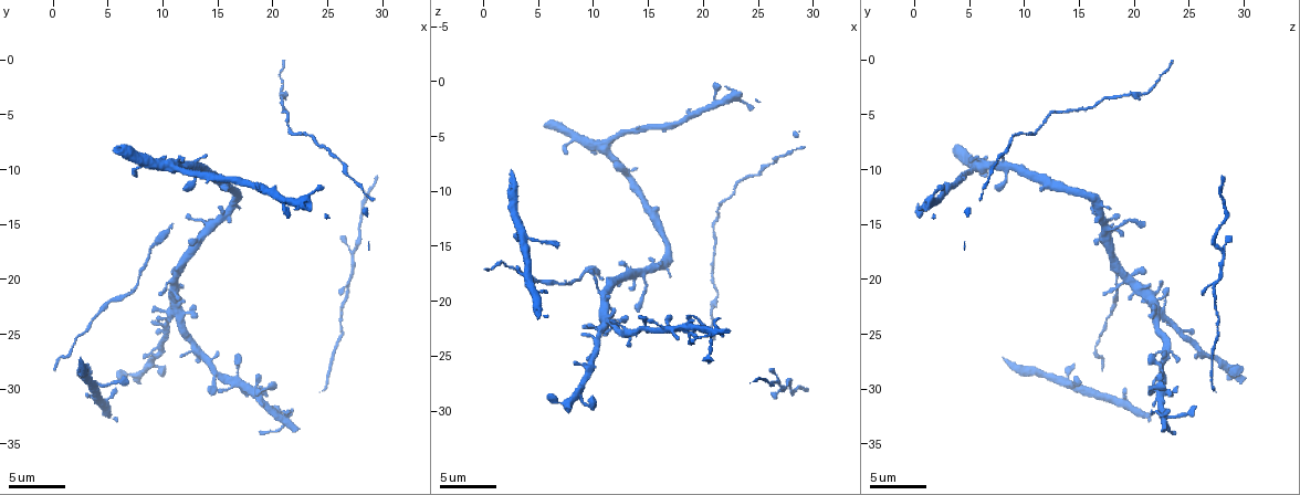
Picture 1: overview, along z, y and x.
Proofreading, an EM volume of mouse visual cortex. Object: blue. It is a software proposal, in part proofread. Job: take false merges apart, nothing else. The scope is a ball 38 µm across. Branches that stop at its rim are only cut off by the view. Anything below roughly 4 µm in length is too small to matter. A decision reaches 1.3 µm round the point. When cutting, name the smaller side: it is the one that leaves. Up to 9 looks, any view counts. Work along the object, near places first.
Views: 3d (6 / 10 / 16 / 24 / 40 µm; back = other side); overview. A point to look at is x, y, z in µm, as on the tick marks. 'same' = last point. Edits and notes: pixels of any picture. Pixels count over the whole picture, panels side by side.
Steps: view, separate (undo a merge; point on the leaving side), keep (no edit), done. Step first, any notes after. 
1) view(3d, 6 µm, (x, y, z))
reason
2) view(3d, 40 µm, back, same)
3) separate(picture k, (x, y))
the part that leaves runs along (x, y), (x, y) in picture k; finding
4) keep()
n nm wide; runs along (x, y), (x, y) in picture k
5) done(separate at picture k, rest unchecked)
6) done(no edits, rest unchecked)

view(3d, 10 µm, (11.2, 10.0, 5.4))
a fork

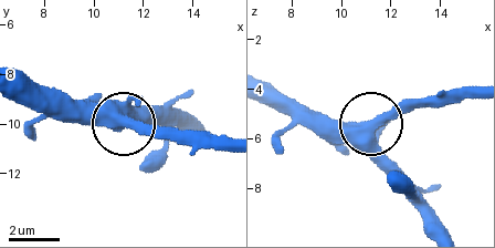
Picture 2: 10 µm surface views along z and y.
keep()
3 arms; runs along (443, 225), (388, 161), (369, 125), (288, 123) in picture 2; one neuron here

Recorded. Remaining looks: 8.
view(3d, 10 µm, (9.2, 16.8, 17.4))
sudden change in width

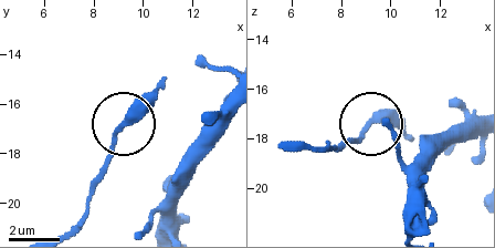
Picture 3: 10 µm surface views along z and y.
keep()
one neuron here

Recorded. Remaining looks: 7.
view(3d, 10 µm, (7.2, 21.0, 18.4))
thick turns thin

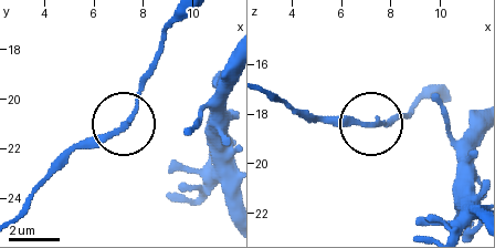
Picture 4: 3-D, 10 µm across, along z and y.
view(3d, 10 µm, back, (7.1, 21.1, 18.4))

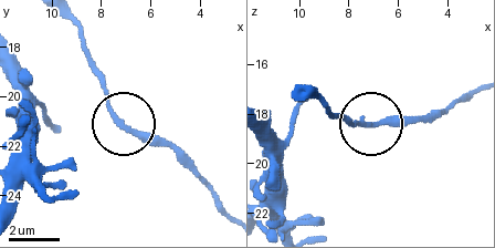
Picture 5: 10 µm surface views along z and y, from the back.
keep()
runs along (67, 19), (112, 109), (174, 151) in picture 5; all the same neuron

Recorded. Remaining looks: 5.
view(3d, 16 µm, (14.0, 15.0, 17.4))
four or more arms meet

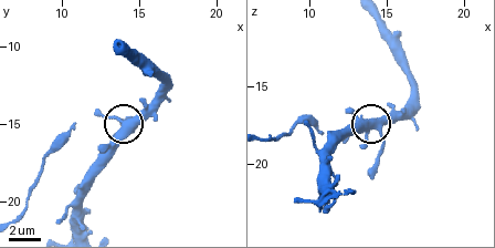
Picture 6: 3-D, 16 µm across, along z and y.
view(3d, 16 µm, back, (14.2, 15.0, 17.6))
other side

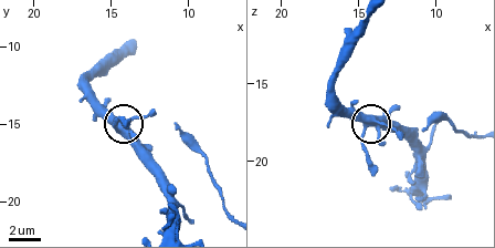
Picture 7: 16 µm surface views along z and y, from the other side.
keep()
5 arms; continuous, no second neuron

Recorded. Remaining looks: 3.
done(no edits, rest unchecked)

